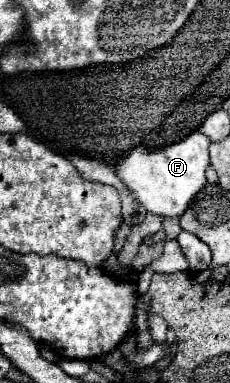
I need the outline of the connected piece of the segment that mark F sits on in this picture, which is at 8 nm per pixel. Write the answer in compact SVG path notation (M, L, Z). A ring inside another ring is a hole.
M194 132L194 134L186 136L184 140L172 144L172 146L166 146L166 148L138 146L128 156L124 156L116 162L114 172L120 178L120 182L124 184L124 188L148 212L164 216L164 218L174 218L174 216L184 214L190 200L206 184L204 172L210 164L208 146L210 146L210 140L202 132Z

